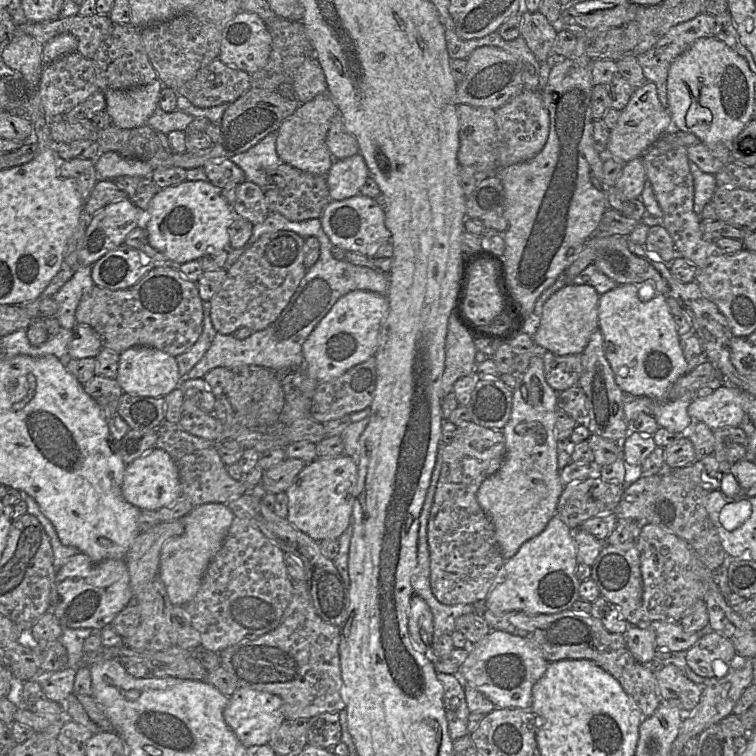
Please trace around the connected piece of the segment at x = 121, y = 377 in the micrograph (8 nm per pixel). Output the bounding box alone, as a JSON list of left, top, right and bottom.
[116,347,181,397]

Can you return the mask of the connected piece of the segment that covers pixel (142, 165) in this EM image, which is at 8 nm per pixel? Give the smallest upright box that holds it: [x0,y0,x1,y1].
[95,152,154,180]

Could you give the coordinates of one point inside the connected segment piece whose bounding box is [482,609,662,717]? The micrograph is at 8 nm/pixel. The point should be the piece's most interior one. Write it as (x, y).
(566, 635)

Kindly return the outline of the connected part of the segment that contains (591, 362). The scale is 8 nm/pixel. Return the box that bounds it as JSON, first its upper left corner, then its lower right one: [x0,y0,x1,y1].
[578,329,628,441]

